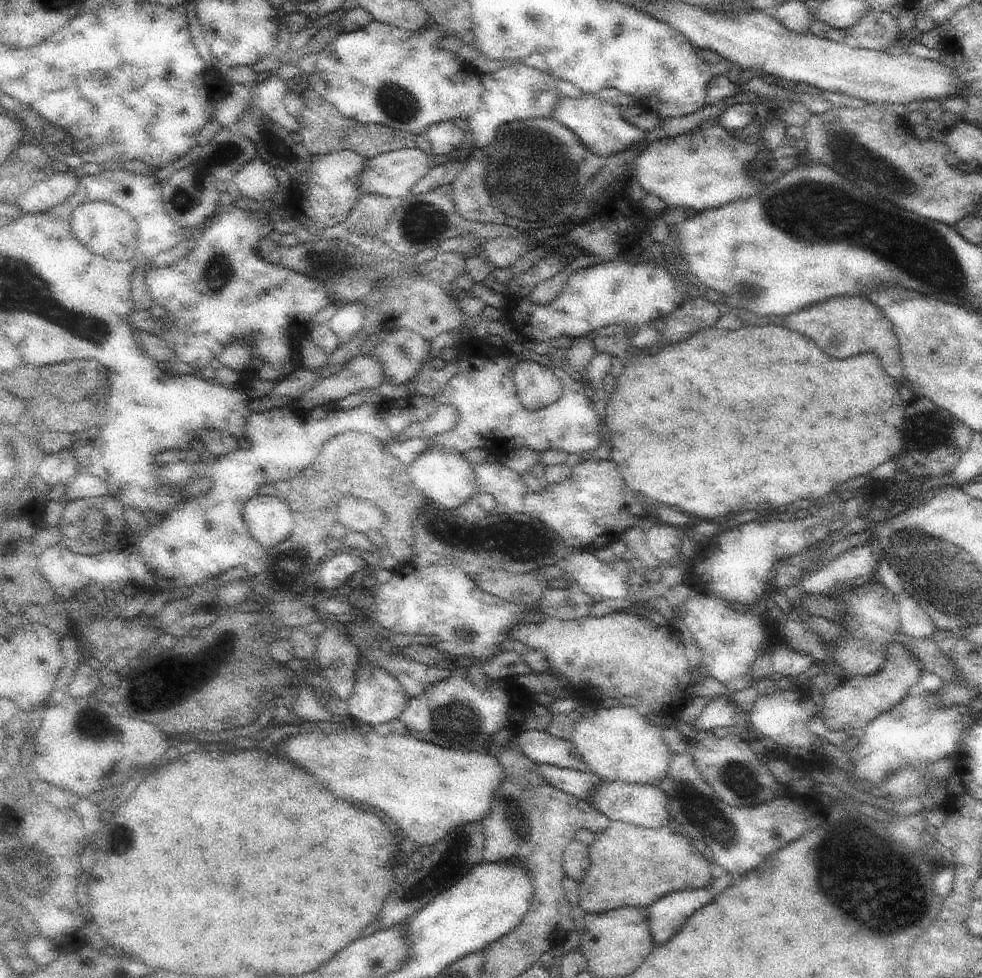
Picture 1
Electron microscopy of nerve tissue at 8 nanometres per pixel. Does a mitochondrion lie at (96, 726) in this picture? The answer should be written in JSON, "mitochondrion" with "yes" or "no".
{"mitochondrion":"yes"}

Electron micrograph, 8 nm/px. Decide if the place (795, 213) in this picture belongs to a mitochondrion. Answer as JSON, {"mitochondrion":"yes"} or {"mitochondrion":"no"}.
{"mitochondrion":"yes"}

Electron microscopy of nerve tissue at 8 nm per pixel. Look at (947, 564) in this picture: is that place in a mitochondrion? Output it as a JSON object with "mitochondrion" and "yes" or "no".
{"mitochondrion":"yes"}

